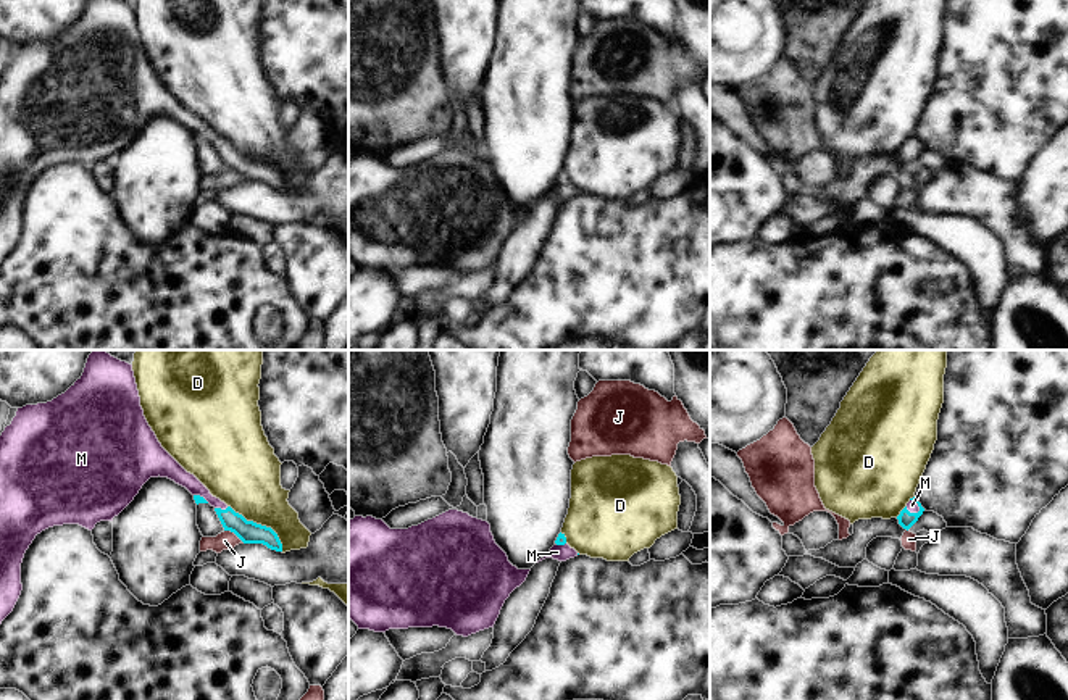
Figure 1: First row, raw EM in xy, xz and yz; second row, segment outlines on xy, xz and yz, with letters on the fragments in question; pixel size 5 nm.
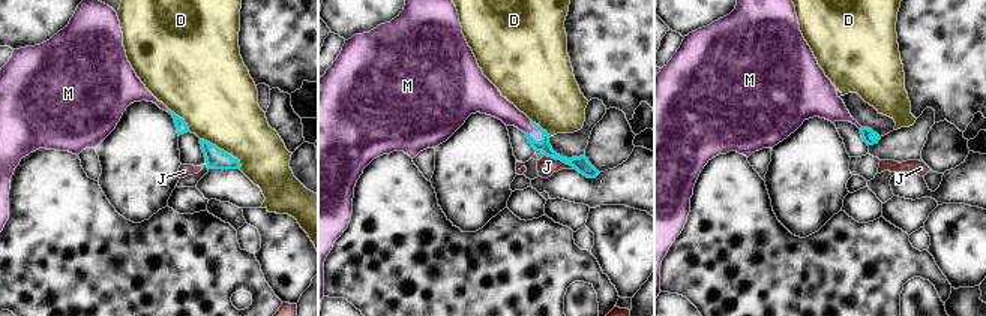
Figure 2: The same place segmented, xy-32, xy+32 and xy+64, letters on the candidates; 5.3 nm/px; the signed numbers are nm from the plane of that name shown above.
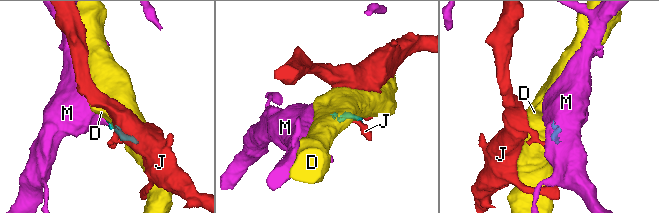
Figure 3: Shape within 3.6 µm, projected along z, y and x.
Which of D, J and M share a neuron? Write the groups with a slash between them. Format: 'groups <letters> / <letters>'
groups D / J / M

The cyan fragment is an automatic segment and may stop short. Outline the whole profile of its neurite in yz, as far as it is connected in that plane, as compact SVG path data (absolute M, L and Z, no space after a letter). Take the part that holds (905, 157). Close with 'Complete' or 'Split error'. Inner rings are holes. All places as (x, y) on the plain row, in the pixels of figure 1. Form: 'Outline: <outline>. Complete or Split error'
Outline: M916 135L910 137L910 140L907 142L907 145L897 155L899 163L903 168L908 169L918 160L918 156L923 153L923 150L924 150L924 147L916 139Z. Split error.

